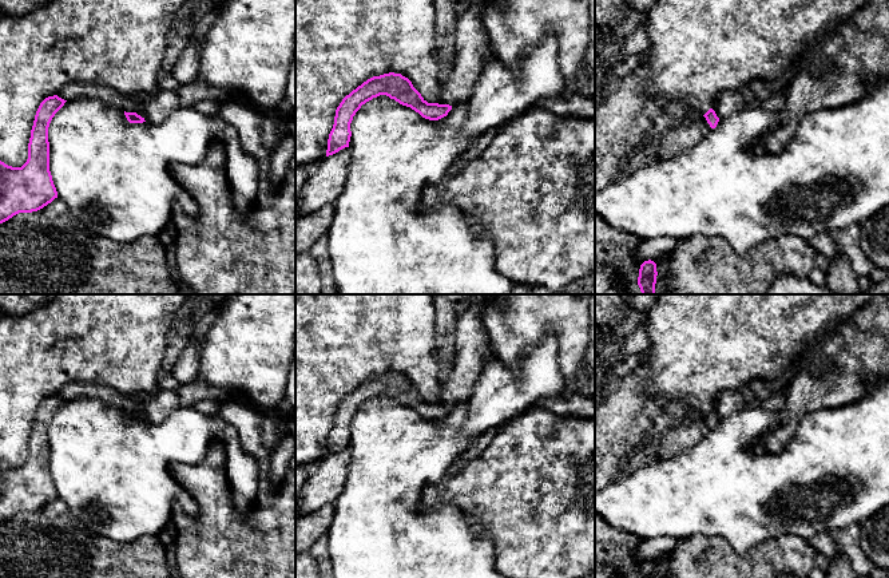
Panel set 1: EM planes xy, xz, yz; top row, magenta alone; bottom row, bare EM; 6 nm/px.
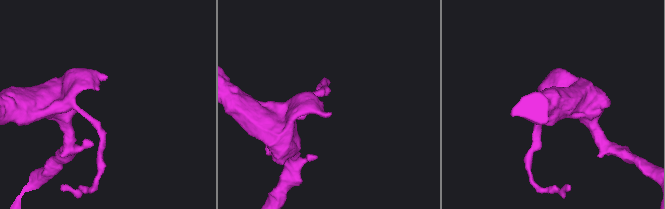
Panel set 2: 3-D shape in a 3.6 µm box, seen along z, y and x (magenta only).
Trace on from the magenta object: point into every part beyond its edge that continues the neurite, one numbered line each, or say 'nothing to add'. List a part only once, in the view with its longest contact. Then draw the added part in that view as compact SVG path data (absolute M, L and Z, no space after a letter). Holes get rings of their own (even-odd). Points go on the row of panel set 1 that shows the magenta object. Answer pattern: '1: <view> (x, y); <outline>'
nothing to add

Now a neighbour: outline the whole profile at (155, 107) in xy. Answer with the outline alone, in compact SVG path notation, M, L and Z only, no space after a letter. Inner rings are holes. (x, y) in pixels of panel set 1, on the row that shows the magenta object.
M72 82L56 94L64 100L82 98L99 99L122 108L126 112L136 112L146 122L160 123L168 114L179 108L179 98L175 91L156 88L151 95L139 99L126 98L112 87L92 82Z

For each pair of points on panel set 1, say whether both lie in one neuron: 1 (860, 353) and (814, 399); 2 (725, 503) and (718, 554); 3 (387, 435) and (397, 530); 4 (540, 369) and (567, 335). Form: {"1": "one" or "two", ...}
{"1": "one", "2": "two", "3": "one", "4": "two"}

